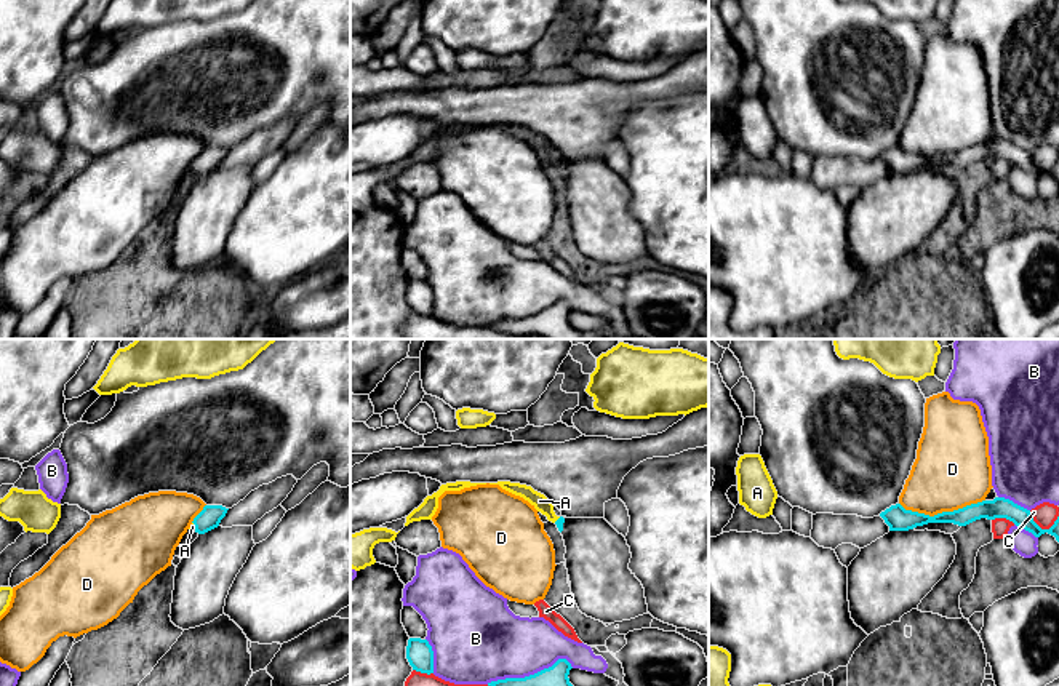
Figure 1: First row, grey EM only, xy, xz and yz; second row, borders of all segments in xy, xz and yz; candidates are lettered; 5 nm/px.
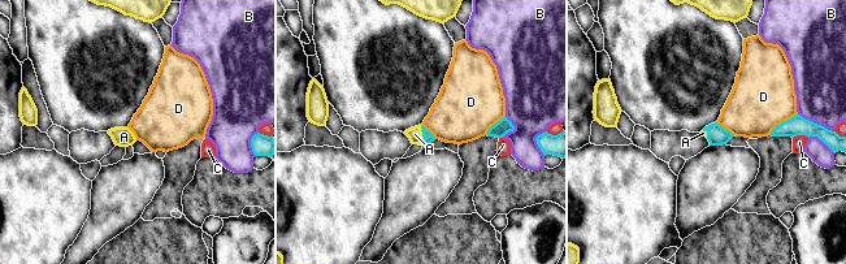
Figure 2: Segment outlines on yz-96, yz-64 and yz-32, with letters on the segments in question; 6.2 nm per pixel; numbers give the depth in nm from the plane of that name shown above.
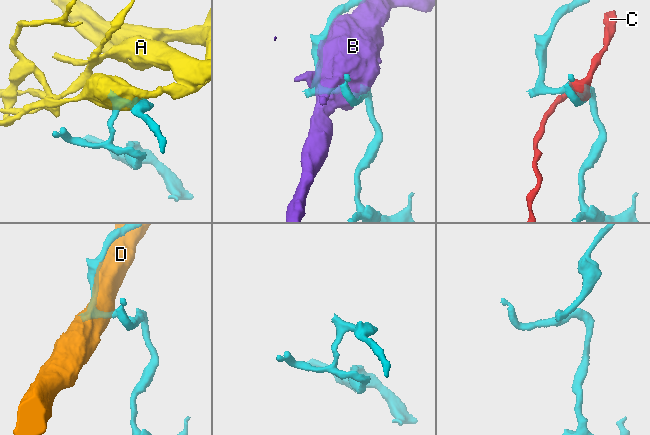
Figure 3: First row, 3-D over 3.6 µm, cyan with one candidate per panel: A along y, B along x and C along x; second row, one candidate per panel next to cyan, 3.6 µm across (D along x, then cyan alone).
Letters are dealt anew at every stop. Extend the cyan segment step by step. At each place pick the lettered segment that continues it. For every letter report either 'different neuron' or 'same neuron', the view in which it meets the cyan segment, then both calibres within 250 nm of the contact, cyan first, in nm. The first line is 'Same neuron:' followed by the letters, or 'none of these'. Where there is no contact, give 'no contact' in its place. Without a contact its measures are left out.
Same neuron: A
A: same neuron | xy | 110/20 nm
B: different neuron | xz | 140/460 nm
C: different neuron | yz | 110/90 nm
D: different neuron | yz | 120/380 nm

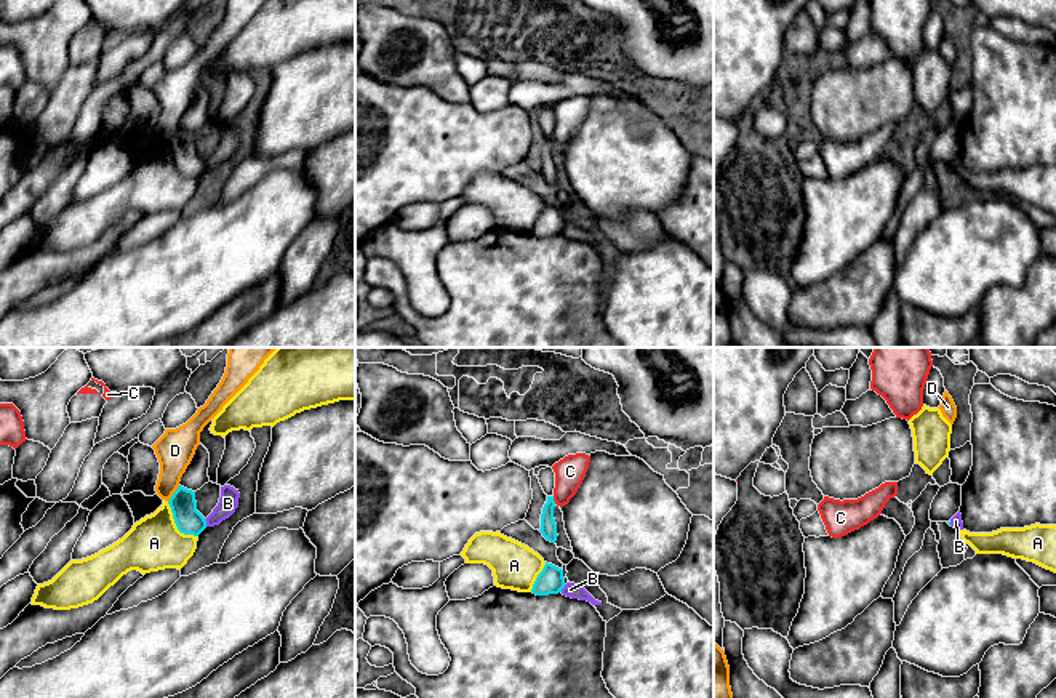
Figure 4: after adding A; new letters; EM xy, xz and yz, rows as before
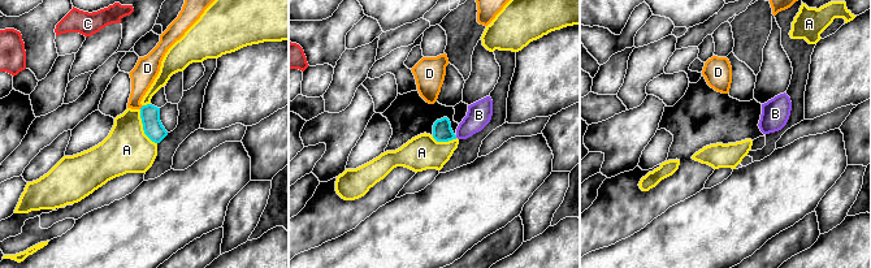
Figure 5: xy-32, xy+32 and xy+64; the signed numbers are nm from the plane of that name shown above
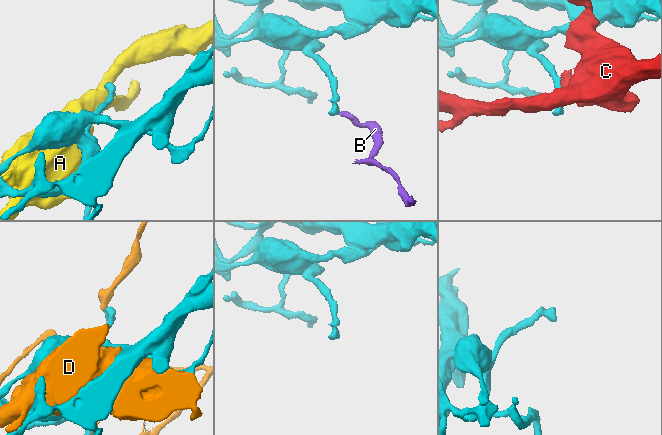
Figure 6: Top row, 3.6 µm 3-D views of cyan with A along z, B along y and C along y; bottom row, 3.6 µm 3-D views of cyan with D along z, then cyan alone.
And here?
Same neuron: none of these
A: different neuron | xy | 140/280 nm
B: different neuron | xy | 140/100 nm
C: different neuron | xz | 80/150 nm
D: different neuron | xy | 140/190 nm

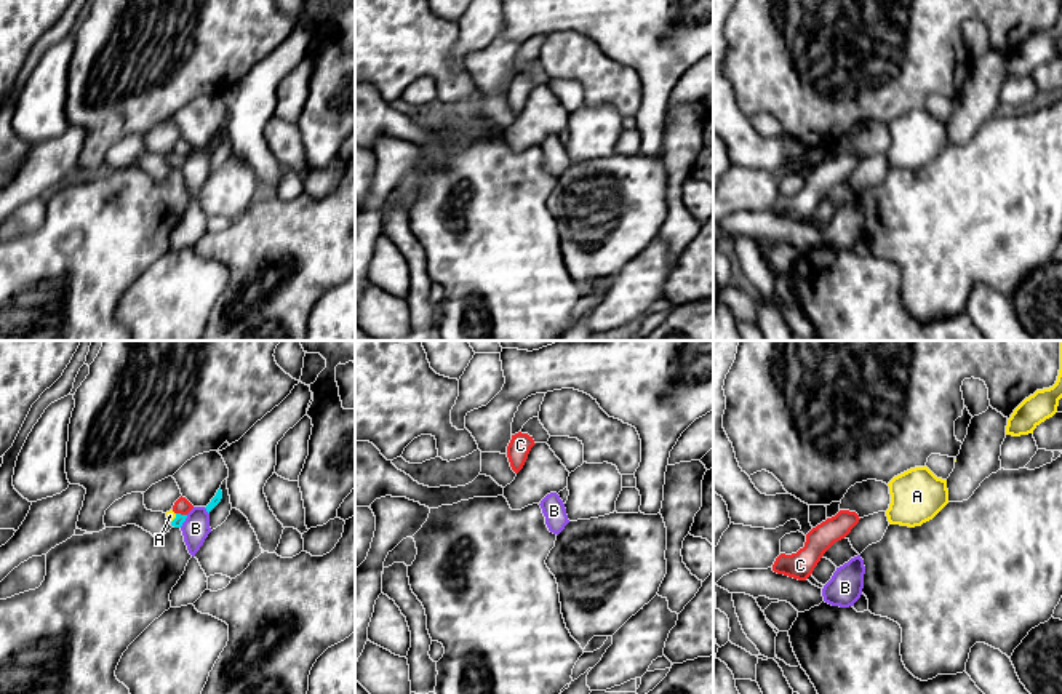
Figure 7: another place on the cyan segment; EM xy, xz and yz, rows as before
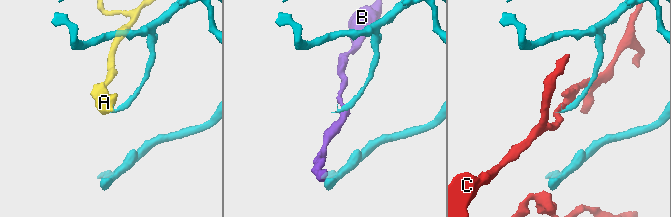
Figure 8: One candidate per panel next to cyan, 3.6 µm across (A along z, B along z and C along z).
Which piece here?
Same neuron: A
A: same neuron | xy | 50/50 nm
B: different neuron | xy | 50/140 nm
C: different neuron | xy | 50/80 nm

